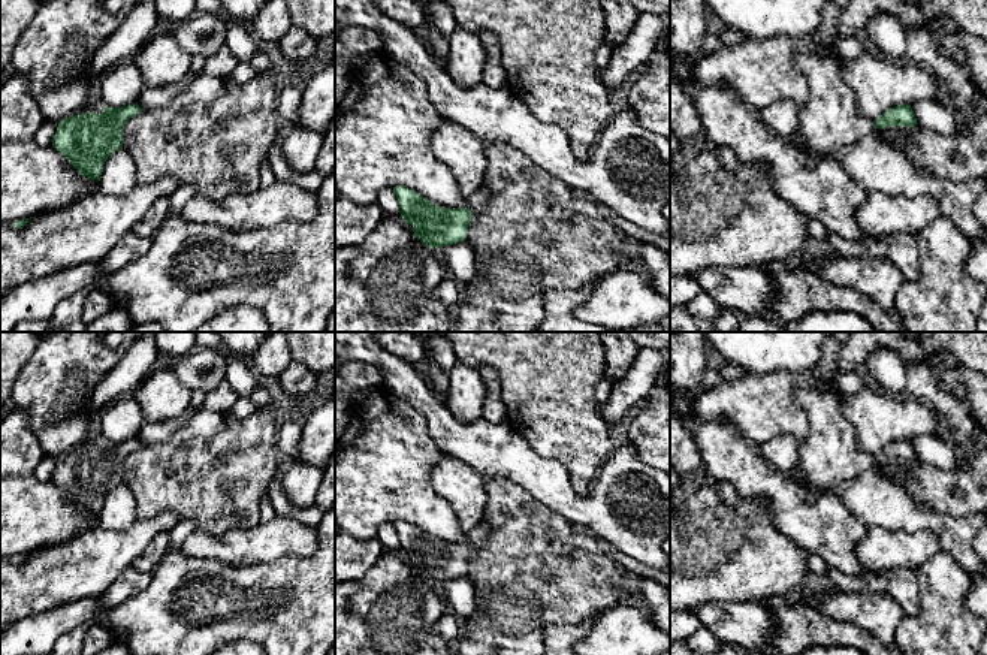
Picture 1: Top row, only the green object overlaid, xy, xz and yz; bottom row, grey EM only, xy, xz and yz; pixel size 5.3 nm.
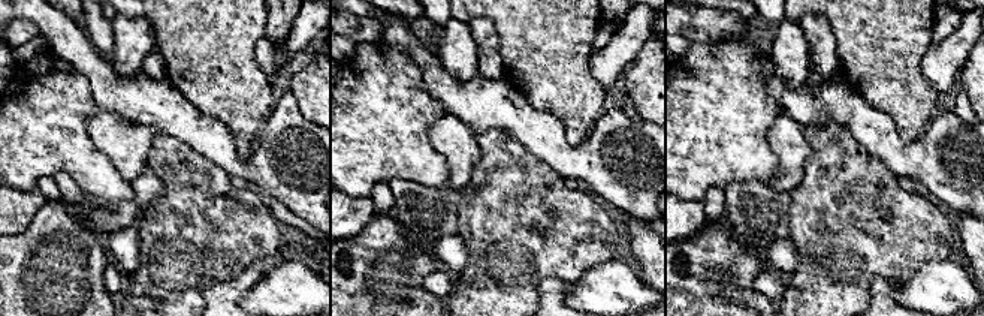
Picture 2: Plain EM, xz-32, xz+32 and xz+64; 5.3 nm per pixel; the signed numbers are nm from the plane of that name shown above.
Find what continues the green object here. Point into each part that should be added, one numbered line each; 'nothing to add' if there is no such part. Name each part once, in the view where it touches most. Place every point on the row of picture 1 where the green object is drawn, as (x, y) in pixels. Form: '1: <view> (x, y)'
1: xz (479, 199)

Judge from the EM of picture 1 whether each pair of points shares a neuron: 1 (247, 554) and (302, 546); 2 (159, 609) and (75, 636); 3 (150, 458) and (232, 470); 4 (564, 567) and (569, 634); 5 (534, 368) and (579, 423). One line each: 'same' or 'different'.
1: same
2: different
3: same
4: different
5: same

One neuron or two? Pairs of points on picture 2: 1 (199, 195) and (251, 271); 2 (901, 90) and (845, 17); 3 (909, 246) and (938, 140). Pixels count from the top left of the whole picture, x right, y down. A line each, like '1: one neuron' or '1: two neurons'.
1: two neurons
2: one neuron
3: two neurons

